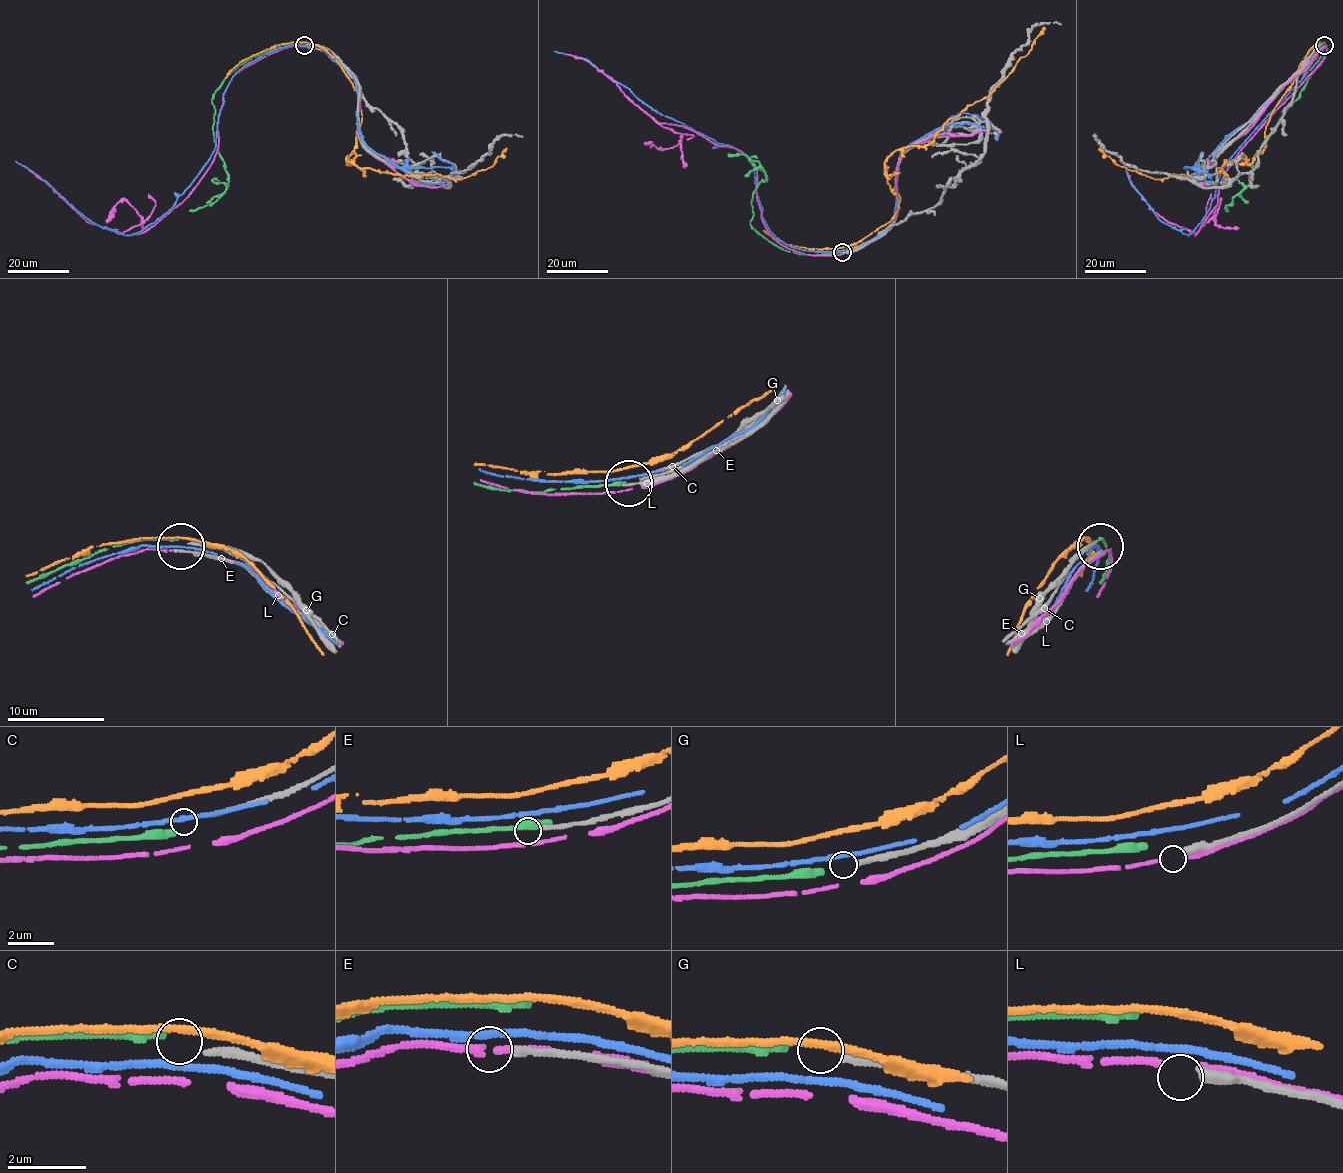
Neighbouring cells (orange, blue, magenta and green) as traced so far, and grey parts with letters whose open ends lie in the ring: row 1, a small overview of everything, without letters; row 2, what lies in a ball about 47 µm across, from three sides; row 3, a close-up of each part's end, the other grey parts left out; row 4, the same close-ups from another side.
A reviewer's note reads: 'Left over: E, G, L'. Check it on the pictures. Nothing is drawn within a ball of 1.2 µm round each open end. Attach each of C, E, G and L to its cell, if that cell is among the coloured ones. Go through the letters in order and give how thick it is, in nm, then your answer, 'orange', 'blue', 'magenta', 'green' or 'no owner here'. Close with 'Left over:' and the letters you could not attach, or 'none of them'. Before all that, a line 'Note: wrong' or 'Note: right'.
Note: wrong
C: 200 nm | no owner here
E: 190 nm | no owner here
G: 260 nm | no owner here
L: 320 nm | no owner here
Left over: C, E, G, L

